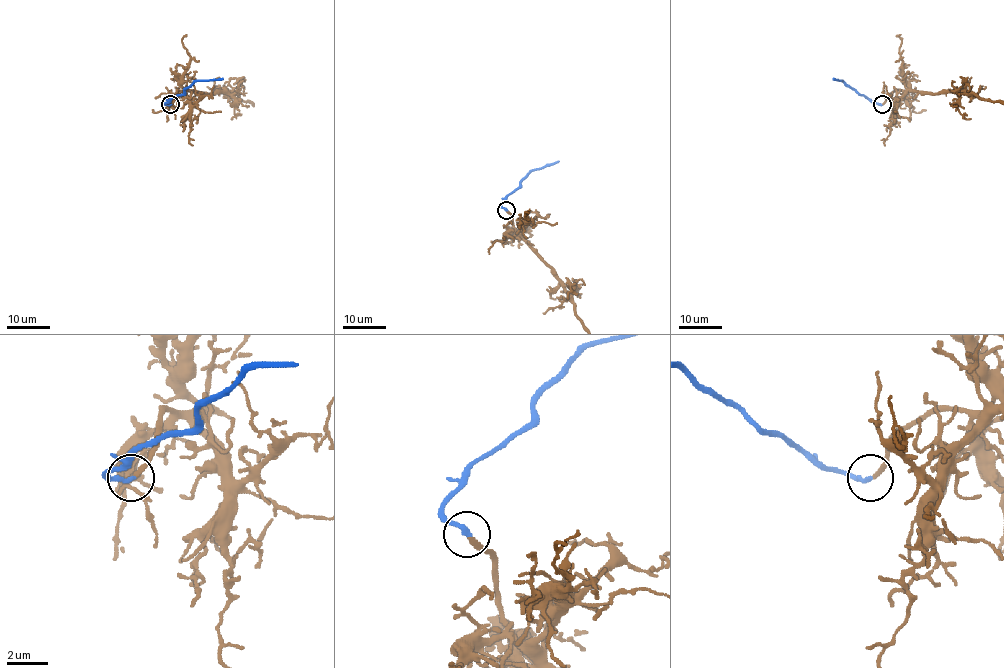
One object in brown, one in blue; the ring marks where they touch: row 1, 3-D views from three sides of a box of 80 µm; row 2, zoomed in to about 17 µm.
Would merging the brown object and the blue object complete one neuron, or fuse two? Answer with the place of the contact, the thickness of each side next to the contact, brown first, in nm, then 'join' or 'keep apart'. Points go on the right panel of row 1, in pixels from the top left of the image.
(882, 104) | 200/200 nm | join

